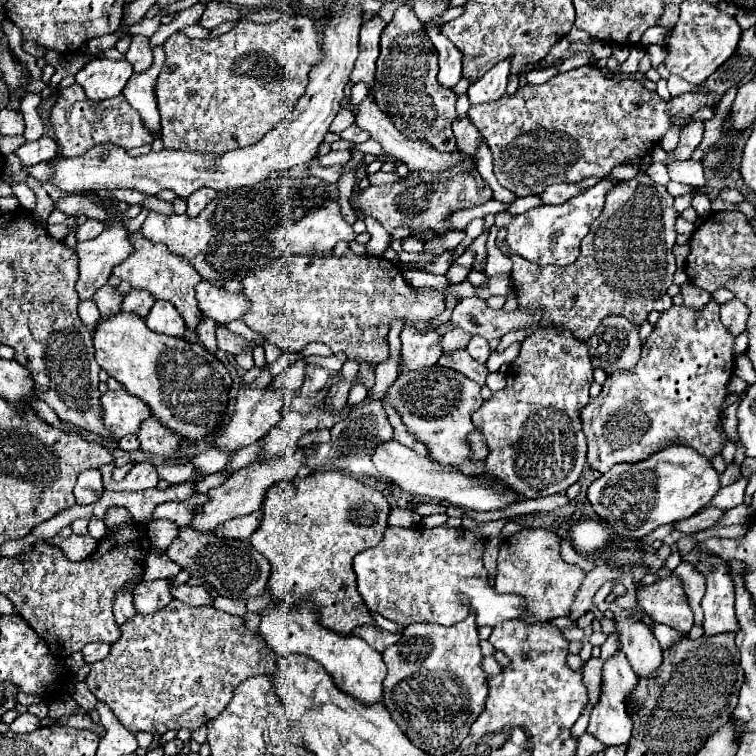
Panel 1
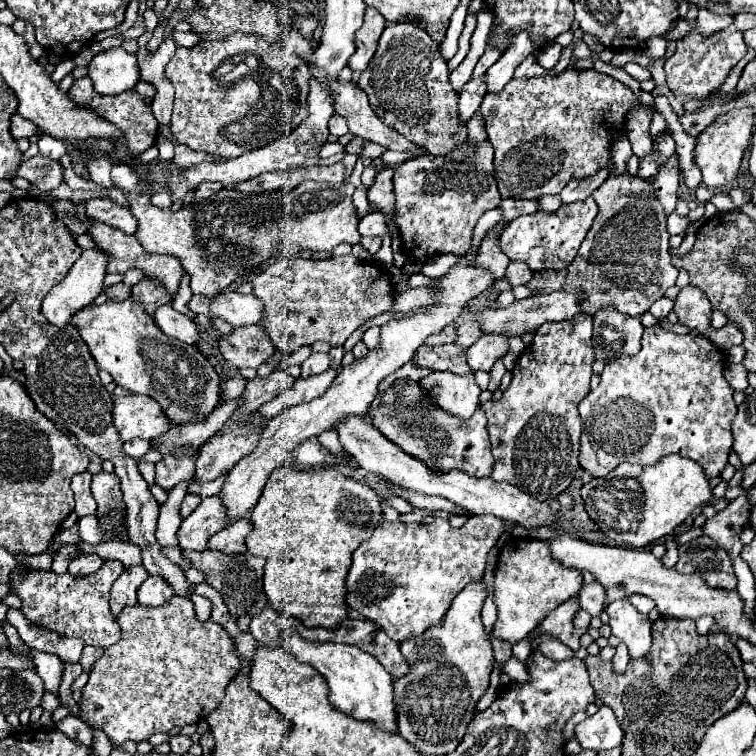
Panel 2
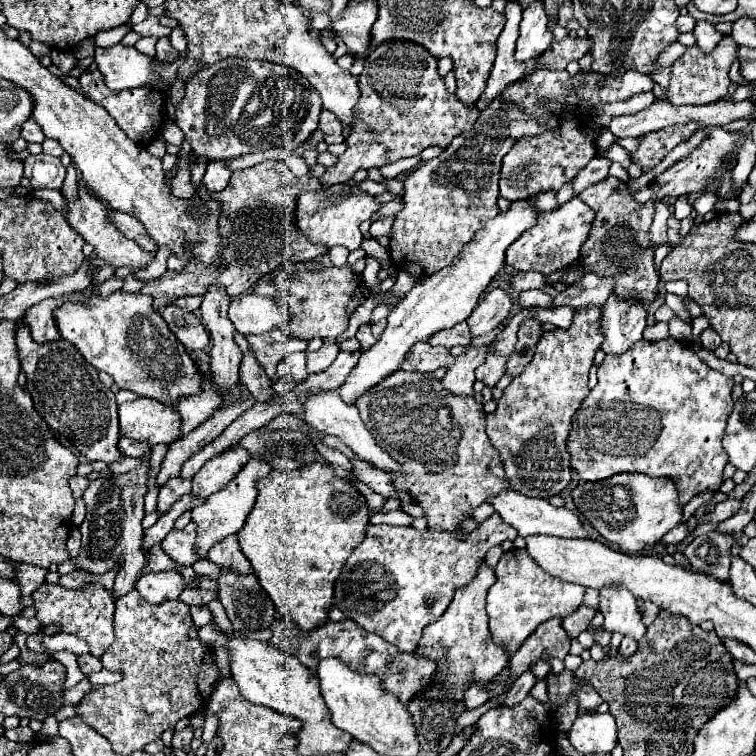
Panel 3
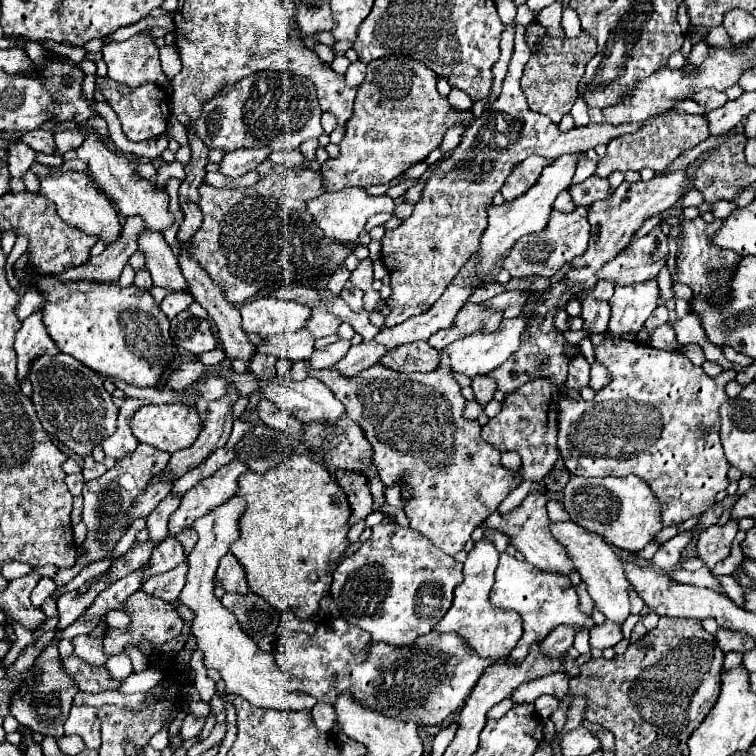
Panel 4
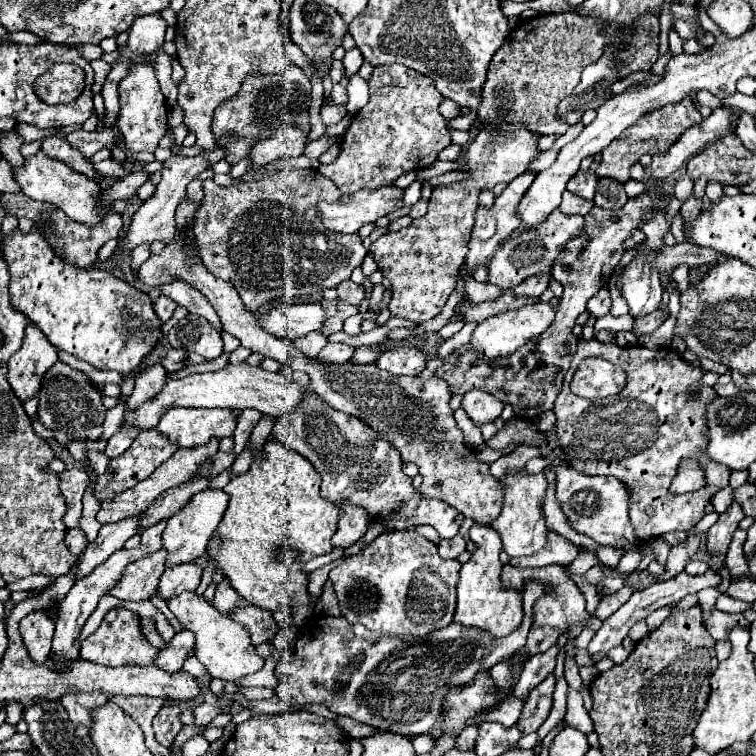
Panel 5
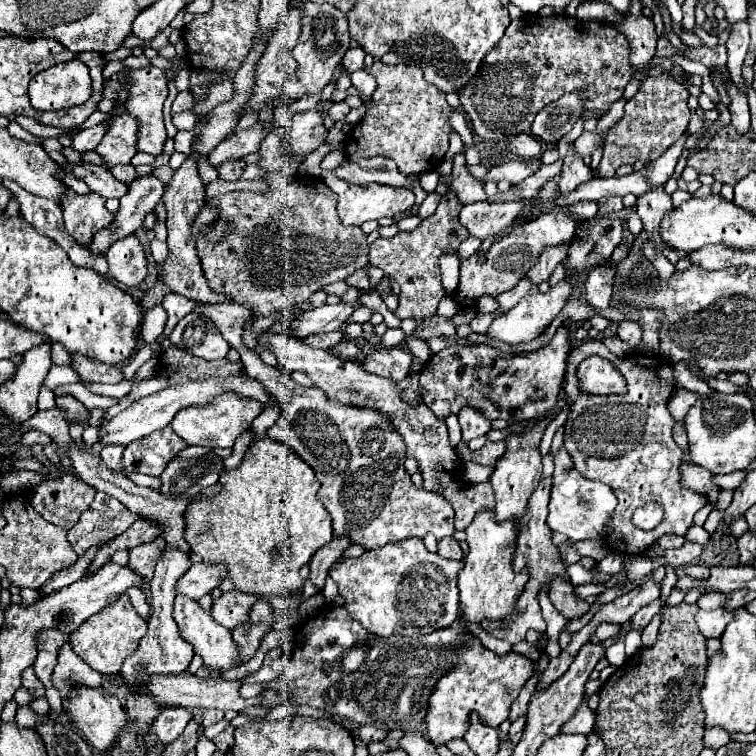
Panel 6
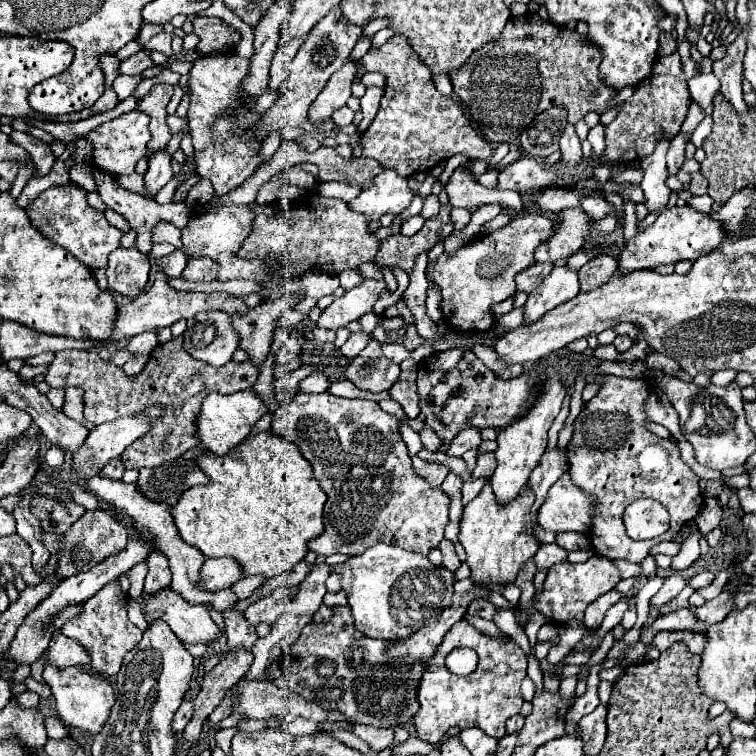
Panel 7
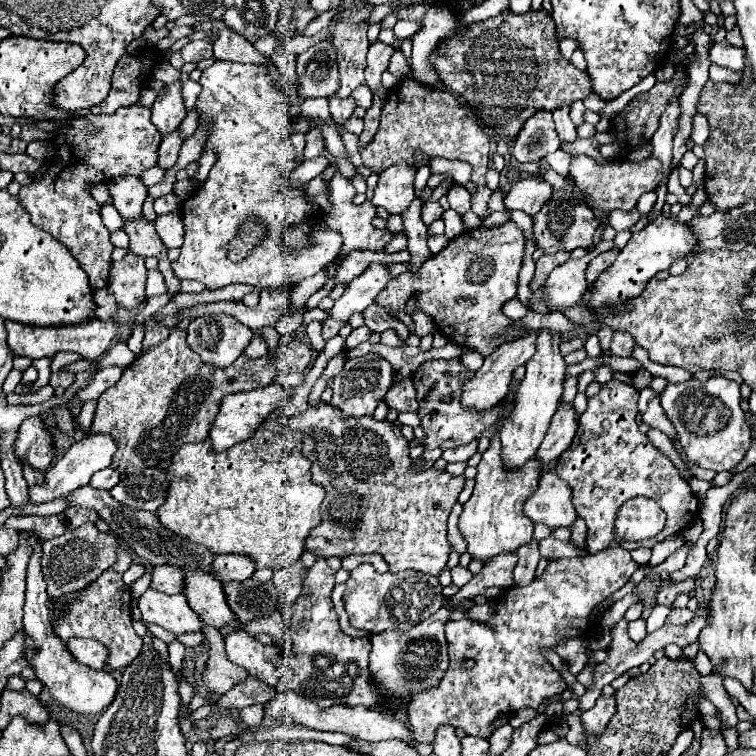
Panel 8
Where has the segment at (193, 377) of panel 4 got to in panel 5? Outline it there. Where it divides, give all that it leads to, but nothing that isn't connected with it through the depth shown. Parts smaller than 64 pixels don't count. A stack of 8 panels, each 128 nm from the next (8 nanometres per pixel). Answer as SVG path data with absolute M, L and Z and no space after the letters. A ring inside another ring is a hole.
M156 364L156 366L150 366L150 368L142 370L136 376L134 392L126 398L126 412L138 410L144 402L148 402L148 398L154 400L154 396L166 386L168 374L170 372L162 364ZM120 426L120 430L108 440L108 446L106 446L106 454L110 458L116 458L120 456L122 452L126 452L132 444L132 440L138 436L138 428L132 428L132 426Z

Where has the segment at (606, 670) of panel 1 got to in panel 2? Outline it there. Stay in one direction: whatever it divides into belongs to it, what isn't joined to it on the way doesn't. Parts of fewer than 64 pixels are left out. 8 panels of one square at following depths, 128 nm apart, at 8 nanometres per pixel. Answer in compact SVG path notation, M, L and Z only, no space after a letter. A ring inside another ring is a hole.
M618 644L616 654L612 658L612 670L614 670L614 674L624 674L628 662L630 662L630 656L628 656L628 650L626 650L626 644ZM600 706L596 714L588 716L576 726L576 736L582 748L588 750L610 750L622 744L624 730L620 728L616 714L608 706Z

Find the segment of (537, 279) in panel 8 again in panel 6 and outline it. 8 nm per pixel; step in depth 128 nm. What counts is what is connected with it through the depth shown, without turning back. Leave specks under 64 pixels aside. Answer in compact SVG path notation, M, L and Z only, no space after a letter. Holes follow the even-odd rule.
M520 280L520 284L516 286L516 288L512 288L512 290L508 290L508 292L502 292L500 296L496 296L496 302L498 302L498 306L500 306L500 310L508 310L508 308L514 308L528 292L530 292L530 288L532 288L532 292L536 290L532 284L530 284L530 280Z

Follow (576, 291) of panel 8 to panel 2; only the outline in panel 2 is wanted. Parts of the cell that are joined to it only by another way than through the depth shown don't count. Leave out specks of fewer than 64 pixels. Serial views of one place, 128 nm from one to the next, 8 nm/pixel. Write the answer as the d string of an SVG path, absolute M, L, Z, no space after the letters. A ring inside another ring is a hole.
M432 372L418 380L432 406L466 422L480 404L480 388L474 376L456 376L452 372Z

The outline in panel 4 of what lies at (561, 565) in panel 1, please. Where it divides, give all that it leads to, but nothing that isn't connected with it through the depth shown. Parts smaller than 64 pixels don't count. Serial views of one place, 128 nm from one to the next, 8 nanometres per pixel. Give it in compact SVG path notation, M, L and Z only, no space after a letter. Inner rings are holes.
M506 552L500 554L500 564L496 568L496 582L490 592L490 602L492 606L500 610L516 610L522 618L524 624L524 634L518 640L516 648L512 650L512 656L508 658L510 662L520 662L528 654L528 646L532 642L544 640L552 628L560 624L586 624L586 616L578 610L578 596L576 588L572 586L570 578L558 578L558 574L546 574L536 570L532 564L526 560L516 560L514 556L508 556Z

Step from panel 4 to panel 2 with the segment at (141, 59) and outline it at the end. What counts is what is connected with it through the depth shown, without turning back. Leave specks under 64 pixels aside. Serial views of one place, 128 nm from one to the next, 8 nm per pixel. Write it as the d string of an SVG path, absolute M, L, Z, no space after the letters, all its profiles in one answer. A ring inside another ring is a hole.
M175 32L174 41L176 46L192 47L199 43L200 37L192 32ZM122 48L104 50L88 64L88 78L92 80L94 90L102 96L126 92L140 80L136 56L124 52Z

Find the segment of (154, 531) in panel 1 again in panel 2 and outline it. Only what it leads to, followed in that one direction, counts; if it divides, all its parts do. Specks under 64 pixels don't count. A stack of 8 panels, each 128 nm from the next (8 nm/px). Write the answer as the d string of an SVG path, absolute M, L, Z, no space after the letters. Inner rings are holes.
M190 478L182 484L176 484L172 492L168 492L168 500L160 506L160 516L158 516L158 528L156 528L156 540L160 546L178 546L178 528L182 524L180 516L180 504L186 496L186 490L190 484L196 480Z

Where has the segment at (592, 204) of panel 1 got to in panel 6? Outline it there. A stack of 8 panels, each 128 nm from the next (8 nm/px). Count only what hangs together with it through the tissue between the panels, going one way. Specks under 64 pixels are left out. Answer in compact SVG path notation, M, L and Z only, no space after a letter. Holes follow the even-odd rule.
M548 212L548 214L542 214L542 216L538 216L526 224L516 224L510 232L500 236L500 240L496 240L490 246L490 250L482 262L478 262L476 254L470 256L468 260L462 260L456 300L460 302L462 308L468 308L482 294L498 296L500 292L514 288L526 276L526 272L540 260L540 254L546 248L566 244L568 240L572 240L574 230L576 230L576 222L564 212Z

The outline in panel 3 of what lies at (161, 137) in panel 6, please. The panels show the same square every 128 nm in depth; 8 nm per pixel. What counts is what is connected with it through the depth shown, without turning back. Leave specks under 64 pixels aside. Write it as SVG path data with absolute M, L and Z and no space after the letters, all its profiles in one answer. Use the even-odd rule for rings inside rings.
M86 70L80 78L80 88L82 92L88 92L88 98L98 102L100 106L106 108L106 112L110 112L110 116L114 116L116 124L126 132L128 138L132 138L134 142L142 142L142 140L148 140L152 138L154 134L158 134L162 130L162 124L164 124L164 110L162 110L162 104L166 102L164 94L156 88L150 88L150 86L140 86L140 88L130 88L130 90L124 90L124 92L112 92L108 88L104 88L104 80L100 76L98 70Z

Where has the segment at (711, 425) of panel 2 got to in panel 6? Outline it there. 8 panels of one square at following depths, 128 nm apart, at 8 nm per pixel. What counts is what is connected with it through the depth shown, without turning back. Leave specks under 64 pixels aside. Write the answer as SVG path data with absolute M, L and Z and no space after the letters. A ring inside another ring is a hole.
M598 338L586 340L570 352L564 382L566 404L570 406L564 430L564 448L572 456L574 466L582 476L612 486L618 496L610 534L605 540L612 550L624 554L640 554L662 534L684 536L694 522L694 514L708 502L706 496L684 490L678 484L680 448L672 438L676 420L668 410L674 388L676 380L672 366L656 356L631 355L618 358ZM592 354L600 354L600 358L610 360L624 374L628 382L628 392L624 396L586 396L578 392L576 366ZM648 502L656 502L664 508L668 524L658 524L654 530L640 530L632 524L634 510Z

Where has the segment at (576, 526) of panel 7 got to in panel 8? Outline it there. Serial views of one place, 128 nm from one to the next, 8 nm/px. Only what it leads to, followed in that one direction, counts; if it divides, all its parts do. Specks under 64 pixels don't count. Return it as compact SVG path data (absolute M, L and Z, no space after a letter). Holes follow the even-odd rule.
M546 472L540 478L538 490L524 504L524 514L548 528L570 528L578 518L572 506L572 488L568 482L560 480L556 472Z

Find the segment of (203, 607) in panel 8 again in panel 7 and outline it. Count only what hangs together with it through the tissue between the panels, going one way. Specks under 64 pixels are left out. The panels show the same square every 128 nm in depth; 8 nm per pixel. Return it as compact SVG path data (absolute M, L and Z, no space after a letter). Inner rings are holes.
M98 472L96 476L92 476L92 480L88 480L86 486L88 486L88 490L90 490L96 498L106 500L106 502L110 502L112 506L120 508L120 512L124 512L128 518L132 518L132 522L136 524L136 528L146 530L146 532L152 536L154 546L156 546L160 552L164 552L164 554L168 556L168 560L170 560L170 570L172 570L172 584L170 584L170 588L172 588L174 592L178 592L180 596L184 596L184 598L186 598L188 602L192 602L192 604L212 604L212 606L214 606L216 610L220 610L220 612L224 612L226 608L230 608L230 606L236 602L236 596L232 594L230 588L216 592L198 590L196 582L198 582L198 572L200 572L200 566L202 566L202 562L204 562L204 556L202 556L202 552L200 552L198 548L186 544L186 542L180 538L180 534L176 532L176 524L174 524L172 514L170 514L170 512L172 512L172 506L168 506L168 504L156 504L154 500L146 498L146 496L138 490L136 484L124 484L122 480L110 480L110 478L106 478L106 476L100 476L100 472Z

